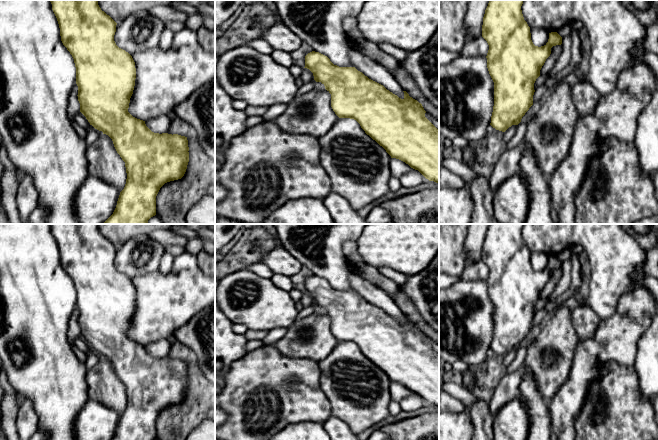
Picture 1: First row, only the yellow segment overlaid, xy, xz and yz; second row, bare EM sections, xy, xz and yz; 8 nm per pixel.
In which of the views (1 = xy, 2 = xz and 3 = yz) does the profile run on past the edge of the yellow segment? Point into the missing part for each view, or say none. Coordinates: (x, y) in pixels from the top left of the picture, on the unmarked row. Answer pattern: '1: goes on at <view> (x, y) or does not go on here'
1: does not go on here
2: does not go on here
3: does not go on here

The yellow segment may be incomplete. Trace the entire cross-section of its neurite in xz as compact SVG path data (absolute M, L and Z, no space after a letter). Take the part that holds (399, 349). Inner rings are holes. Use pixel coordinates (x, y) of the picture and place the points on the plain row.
M312 275L305 280L304 292L309 293L314 304L321 306L331 318L331 331L339 342L356 344L391 382L405 386L439 409L439 354L425 341L426 335L421 327L406 315L403 315L404 322L401 323L355 291L334 289L319 276Z

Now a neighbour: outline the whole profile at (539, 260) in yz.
M543 252L530 253L531 264L535 270L541 271L546 269L549 263L549 257Z

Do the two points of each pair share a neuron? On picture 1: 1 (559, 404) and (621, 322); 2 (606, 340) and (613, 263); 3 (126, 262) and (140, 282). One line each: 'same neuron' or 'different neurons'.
1: same neuron
2: different neurons
3: different neurons

